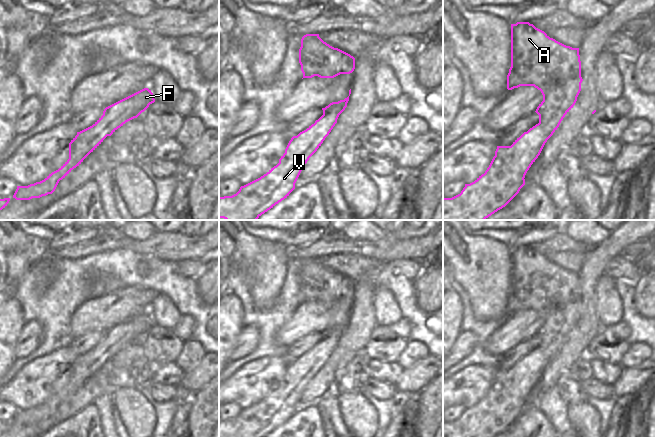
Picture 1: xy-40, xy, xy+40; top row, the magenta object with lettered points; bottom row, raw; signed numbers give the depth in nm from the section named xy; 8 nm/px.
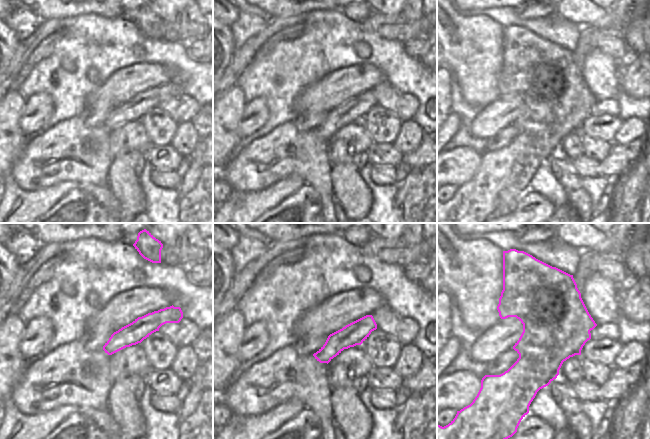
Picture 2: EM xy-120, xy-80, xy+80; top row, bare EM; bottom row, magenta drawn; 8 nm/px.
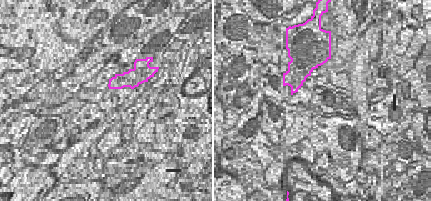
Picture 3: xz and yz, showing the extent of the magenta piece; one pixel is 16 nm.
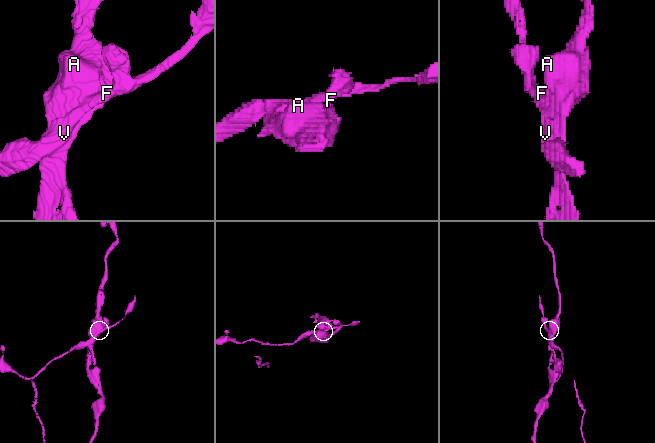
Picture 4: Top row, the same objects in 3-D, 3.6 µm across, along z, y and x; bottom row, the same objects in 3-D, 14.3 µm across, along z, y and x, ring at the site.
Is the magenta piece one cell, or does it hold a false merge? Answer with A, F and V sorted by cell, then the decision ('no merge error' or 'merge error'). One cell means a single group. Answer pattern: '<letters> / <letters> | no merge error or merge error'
A / F V | merge error

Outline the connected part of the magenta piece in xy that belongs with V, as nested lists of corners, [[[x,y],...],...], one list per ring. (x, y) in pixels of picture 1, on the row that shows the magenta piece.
[[[340,104],[325,108],[327,111],[314,124],[291,138],[276,166],[260,178],[241,186],[236,194],[219,196],[219,218],[257,220],[289,196],[310,158],[310,140],[318,132],[327,137],[341,114]]]

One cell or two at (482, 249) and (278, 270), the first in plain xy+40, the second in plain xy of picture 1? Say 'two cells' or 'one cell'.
one cell

